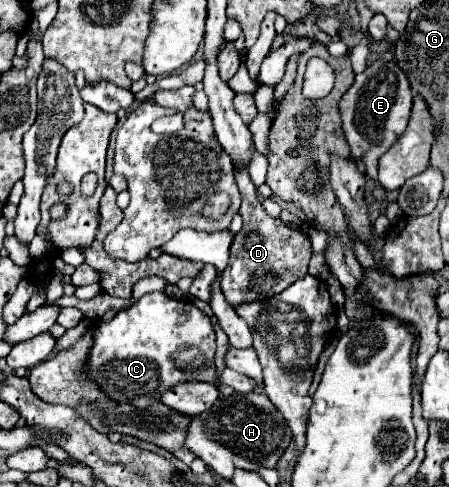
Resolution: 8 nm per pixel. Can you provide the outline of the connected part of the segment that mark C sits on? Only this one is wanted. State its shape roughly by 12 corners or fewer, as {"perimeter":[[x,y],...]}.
{"perimeter":[[151,292],[93,329],[87,374],[149,408],[187,380],[251,392],[215,370],[193,302]]}

